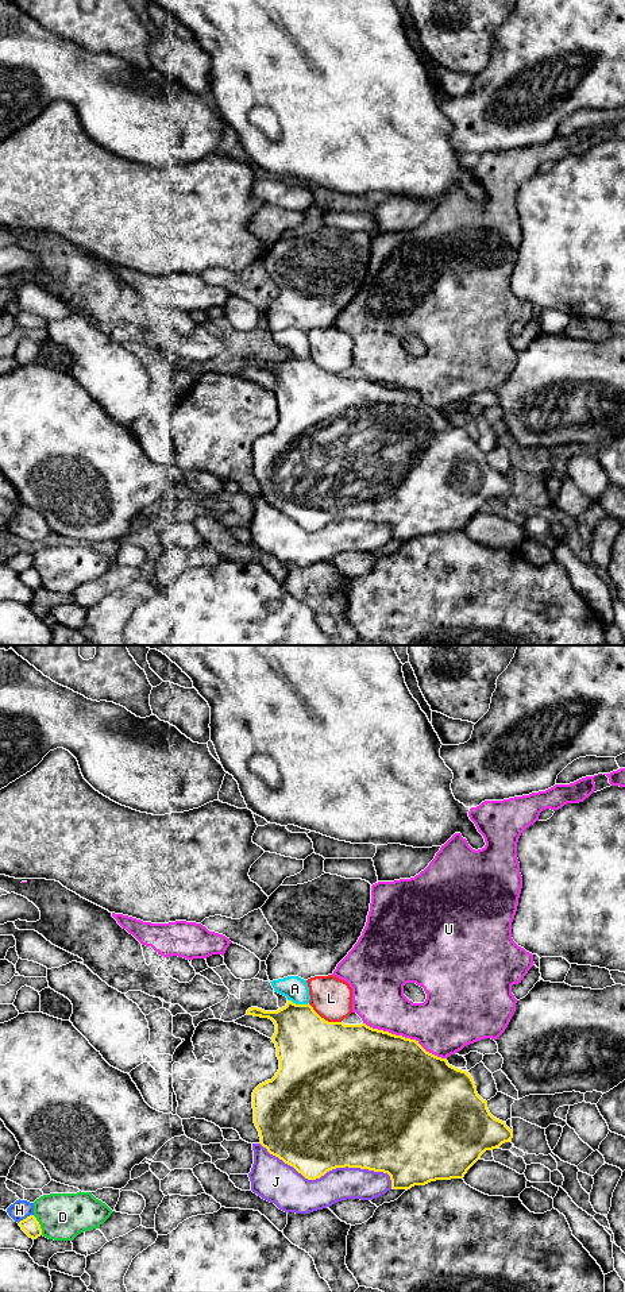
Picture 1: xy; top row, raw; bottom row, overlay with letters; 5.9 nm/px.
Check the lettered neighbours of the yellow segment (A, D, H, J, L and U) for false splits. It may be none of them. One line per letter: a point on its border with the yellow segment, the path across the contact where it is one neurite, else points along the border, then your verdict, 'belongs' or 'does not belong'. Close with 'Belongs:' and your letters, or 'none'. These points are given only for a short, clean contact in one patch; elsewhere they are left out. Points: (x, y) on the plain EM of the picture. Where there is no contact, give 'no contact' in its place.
A: meets yellow in xy at (299, 357); runs through xy (307, 397), (299, 381), (299, 357), (294, 340); belongs
D: meets yellow in xy at (39, 577); does not belong
H: meets yellow in xy at (26, 570); does not belong
J: meets yellow in xy at (330, 521); does not belong
L: meets yellow in xy at (323, 370); does not belong
U: meets yellow in xy at (404, 389); does not belong
Belongs: A

